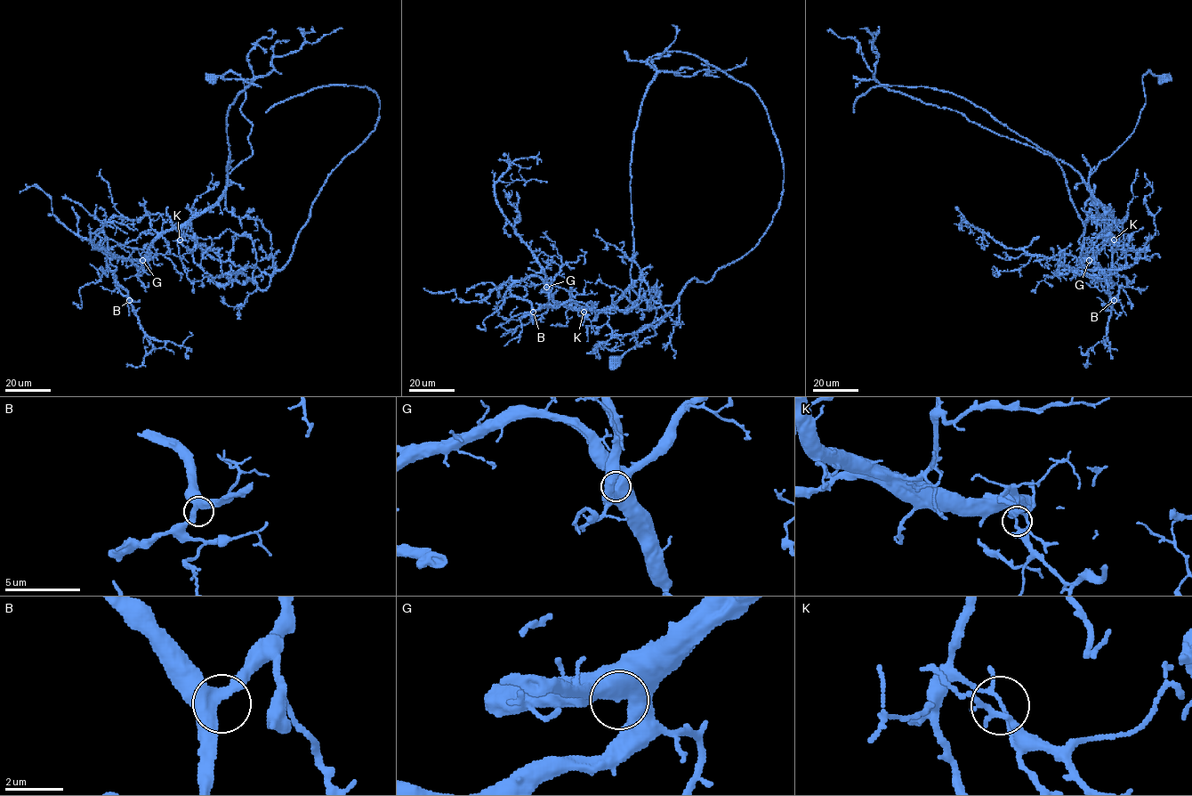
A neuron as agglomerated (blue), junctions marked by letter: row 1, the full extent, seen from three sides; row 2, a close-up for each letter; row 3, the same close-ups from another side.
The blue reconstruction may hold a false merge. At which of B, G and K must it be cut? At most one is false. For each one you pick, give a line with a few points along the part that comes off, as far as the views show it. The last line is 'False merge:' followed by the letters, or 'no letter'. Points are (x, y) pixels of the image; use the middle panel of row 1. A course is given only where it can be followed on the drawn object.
K: course (583, 312), (630, 311), (640, 276), (672, 305), (754, 247), (779, 204), (784, 164), (760, 97), (669, 51)
False merge: K

